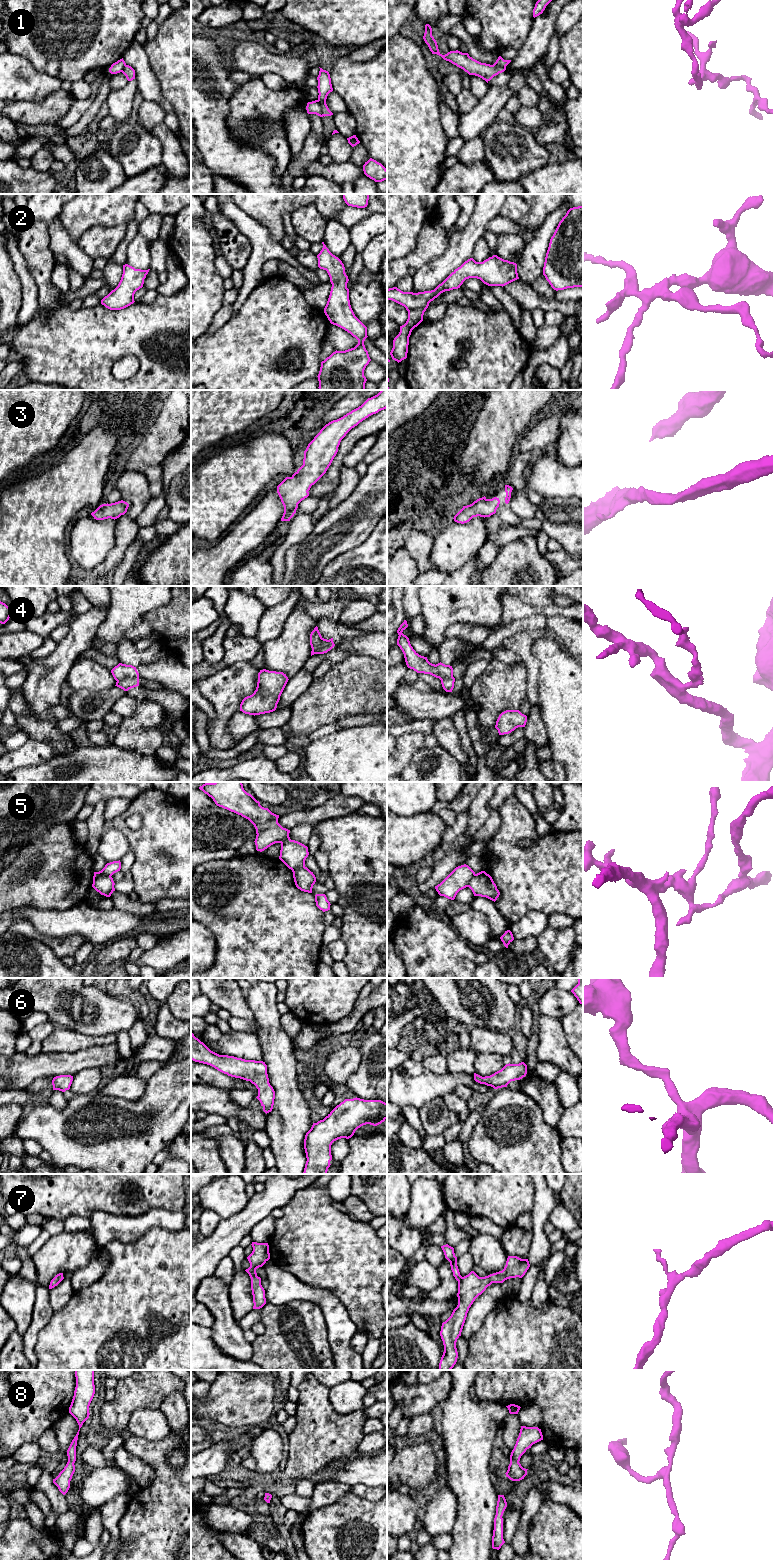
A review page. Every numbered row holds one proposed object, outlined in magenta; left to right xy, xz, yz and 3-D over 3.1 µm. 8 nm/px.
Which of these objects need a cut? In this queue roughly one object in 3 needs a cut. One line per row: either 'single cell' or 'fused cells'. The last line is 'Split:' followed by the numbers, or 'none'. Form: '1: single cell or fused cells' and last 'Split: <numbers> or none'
1: fused cells
2: single cell
3: single cell
4: fused cells
5: fused cells
6: single cell
7: single cell
8: single cell
Split: 1, 4, 5

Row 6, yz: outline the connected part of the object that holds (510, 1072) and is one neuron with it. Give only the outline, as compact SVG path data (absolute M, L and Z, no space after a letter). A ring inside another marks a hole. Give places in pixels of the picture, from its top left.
M524 1062L519 1064L506 1064L501 1070L490 1076L482 1077L474 1073L474 1080L480 1084L491 1086L494 1089L507 1087L511 1081L520 1080L527 1074L527 1065Z

